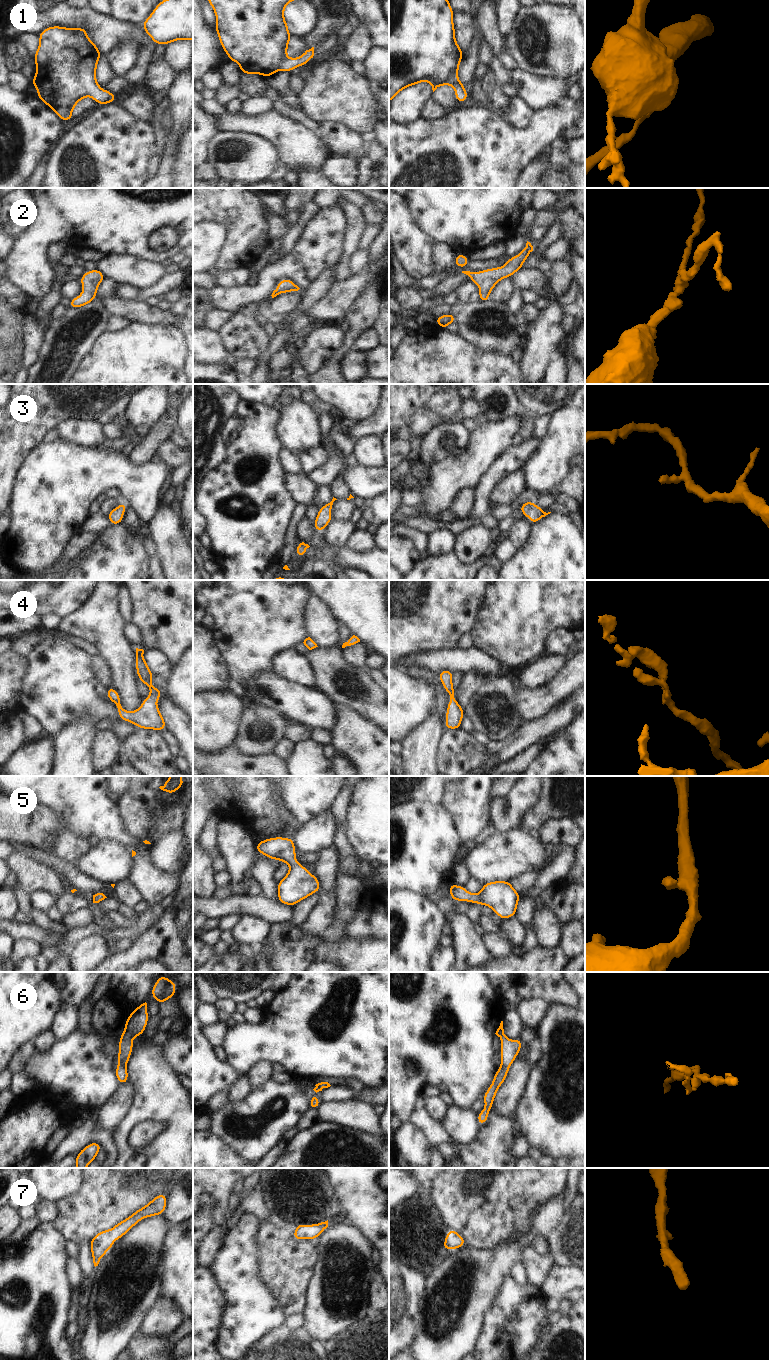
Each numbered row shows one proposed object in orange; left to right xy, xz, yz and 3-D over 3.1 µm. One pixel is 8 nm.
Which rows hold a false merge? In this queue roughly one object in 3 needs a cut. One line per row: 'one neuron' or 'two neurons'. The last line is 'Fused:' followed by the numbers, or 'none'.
1: one neuron
2: one neuron
3: one neuron
4: one neuron
5: one neuron
6: one neuron
7: one neuron
Fused: none

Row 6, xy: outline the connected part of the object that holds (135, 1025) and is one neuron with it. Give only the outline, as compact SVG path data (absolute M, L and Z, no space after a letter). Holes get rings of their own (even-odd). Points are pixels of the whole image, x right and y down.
M147 1003L136 1007L125 1021L125 1029L119 1037L119 1054L115 1060L119 1062L115 1074L119 1084L128 1083L128 1070L126 1065L134 1049L131 1040L142 1035L146 1029L149 1020L147 1013Z

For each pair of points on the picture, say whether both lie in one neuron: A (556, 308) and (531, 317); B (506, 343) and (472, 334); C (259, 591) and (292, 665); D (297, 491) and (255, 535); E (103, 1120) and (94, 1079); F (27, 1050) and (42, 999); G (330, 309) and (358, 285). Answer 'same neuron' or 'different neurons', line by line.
A: different neurons
B: same neuron
C: different neurons
D: different neurons
E: different neurons
F: different neurons
G: same neuron

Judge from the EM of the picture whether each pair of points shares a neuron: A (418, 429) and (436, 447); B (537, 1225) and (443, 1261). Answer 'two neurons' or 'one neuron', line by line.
A: two neurons
B: one neuron

